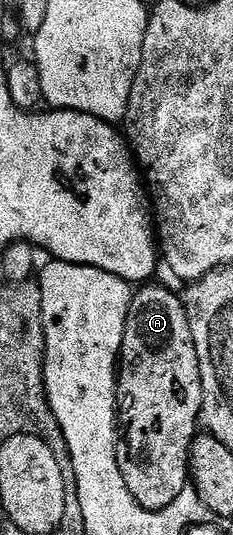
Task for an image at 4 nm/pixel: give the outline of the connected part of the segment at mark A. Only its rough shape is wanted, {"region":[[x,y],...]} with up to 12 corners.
{"region":[[132,294],[116,465],[144,509],[189,488],[202,379],[183,300]]}

